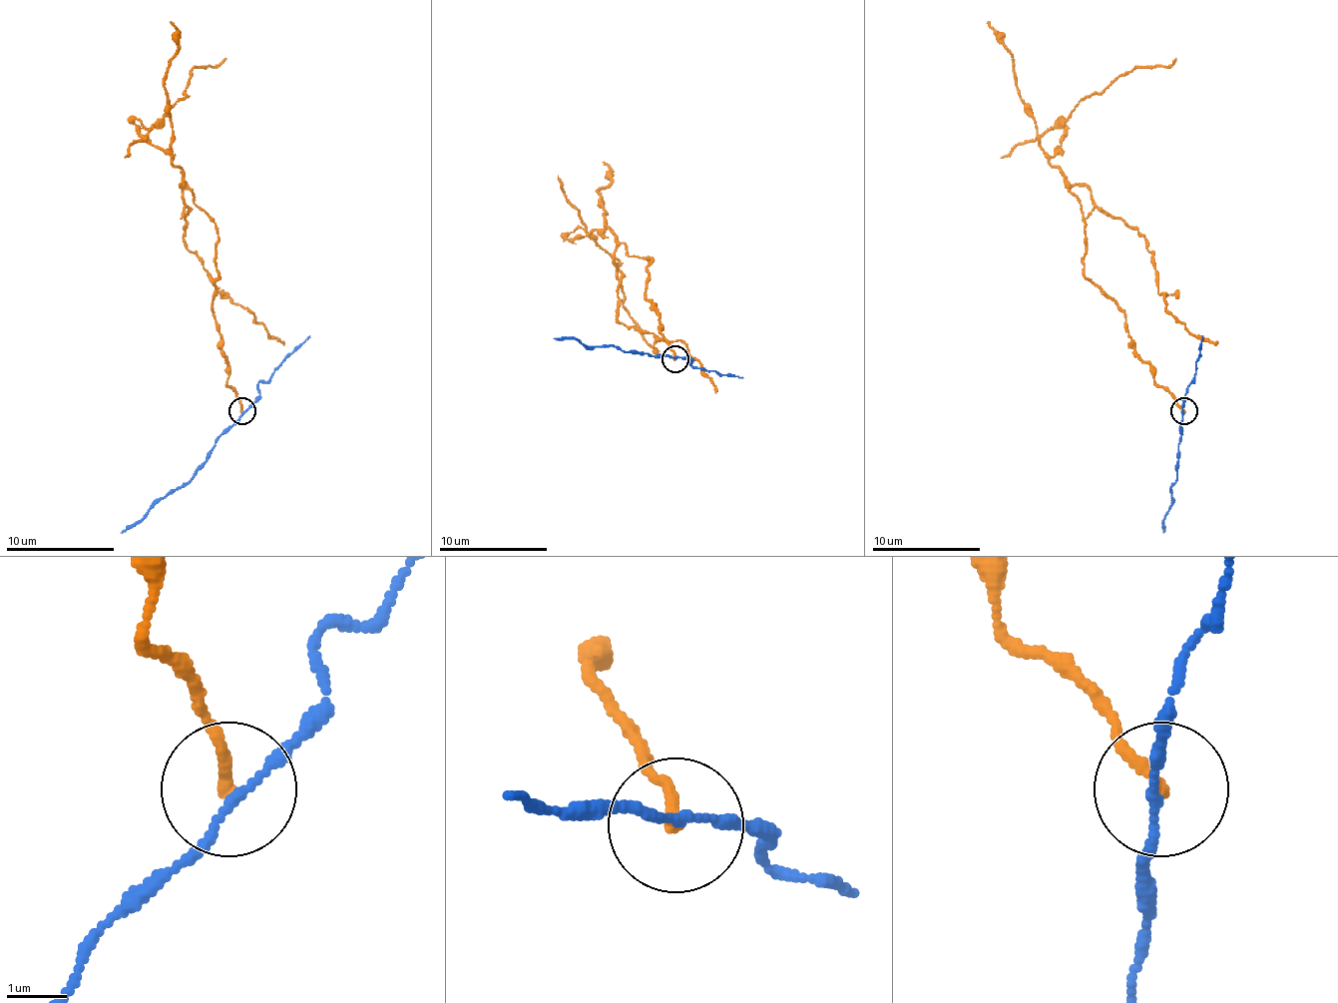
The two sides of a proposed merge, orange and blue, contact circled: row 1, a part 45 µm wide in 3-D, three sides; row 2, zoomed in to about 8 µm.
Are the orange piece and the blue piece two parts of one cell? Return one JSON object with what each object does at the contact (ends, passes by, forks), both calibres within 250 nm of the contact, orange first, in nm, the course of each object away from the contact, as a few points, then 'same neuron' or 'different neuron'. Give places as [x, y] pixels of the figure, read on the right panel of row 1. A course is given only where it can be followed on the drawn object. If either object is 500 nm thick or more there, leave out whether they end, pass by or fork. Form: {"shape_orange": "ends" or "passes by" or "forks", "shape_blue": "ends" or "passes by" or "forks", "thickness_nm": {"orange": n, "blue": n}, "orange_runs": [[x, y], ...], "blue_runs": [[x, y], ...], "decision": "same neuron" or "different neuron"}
{"shape_orange": "ends", "shape_blue": "passes by", "thickness_nm": {"orange": 200, "blue": 130}, "orange_runs": [[1184, 412], [1085, 274], [1082, 205], [1050, 164], [1058, 121], [1053, 129], [1138, 67], [1176, 59]], "blue_runs": [[1184, 412], [1179, 468], [1162, 533]], "decision": "different neuron"}

